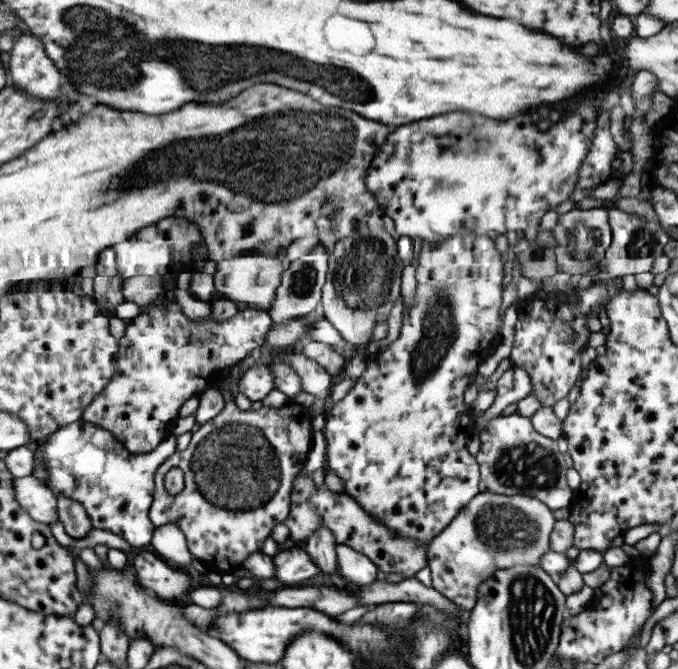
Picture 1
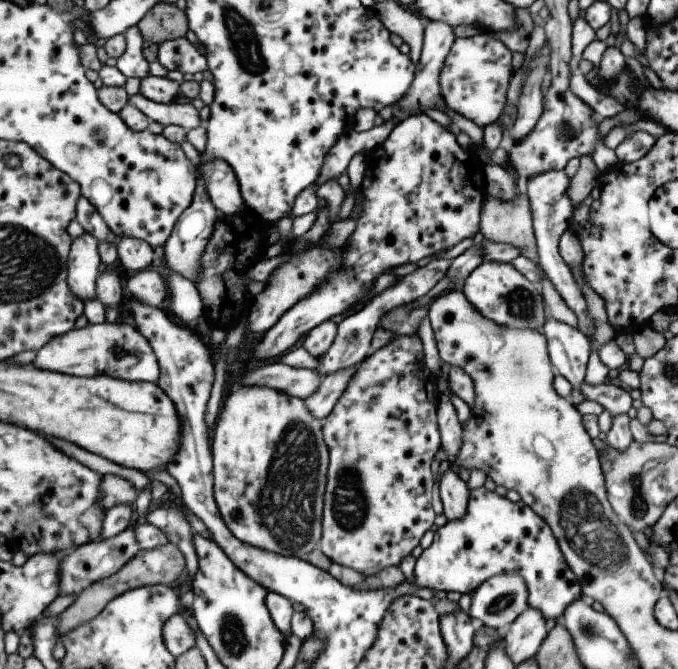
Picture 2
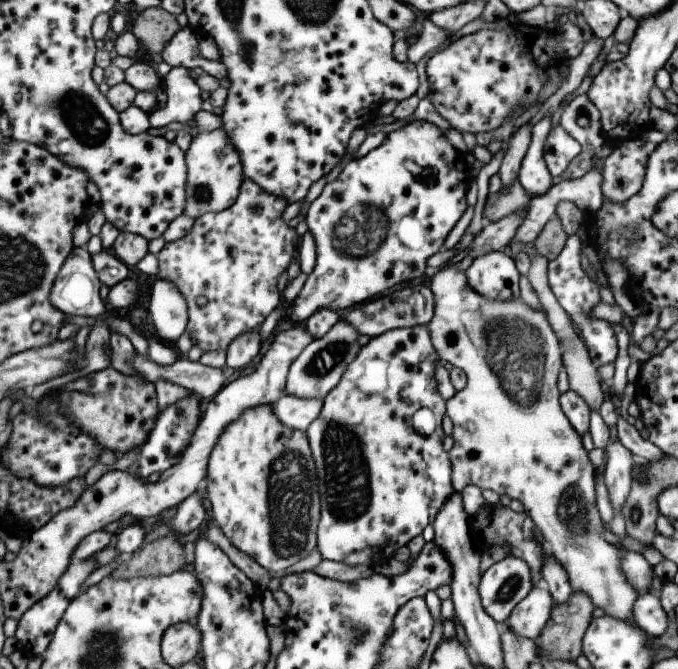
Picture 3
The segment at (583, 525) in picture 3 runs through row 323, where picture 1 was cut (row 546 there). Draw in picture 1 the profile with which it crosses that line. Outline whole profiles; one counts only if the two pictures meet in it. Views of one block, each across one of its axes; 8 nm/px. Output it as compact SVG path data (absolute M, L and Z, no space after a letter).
M479 493L473 496L455 517L428 542L426 568L430 571L430 588L440 592L449 603L464 610L471 610L477 601L477 586L495 570L504 570L515 564L537 566L539 558L548 552L548 539L553 514L541 500L531 496L505 496L503 494Z

